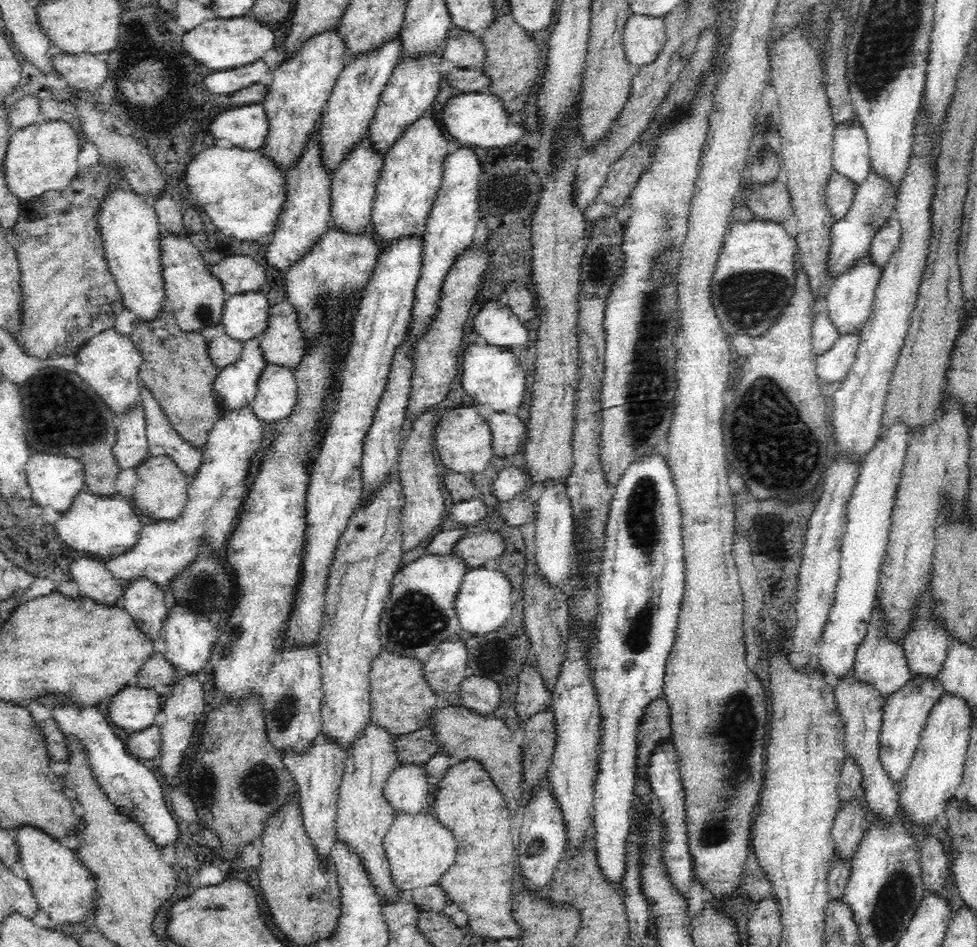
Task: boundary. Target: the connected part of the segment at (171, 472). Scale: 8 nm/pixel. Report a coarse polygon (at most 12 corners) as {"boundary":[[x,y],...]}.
{"boundary":[[169,456],[137,466],[132,505],[151,522],[178,518],[189,483]]}

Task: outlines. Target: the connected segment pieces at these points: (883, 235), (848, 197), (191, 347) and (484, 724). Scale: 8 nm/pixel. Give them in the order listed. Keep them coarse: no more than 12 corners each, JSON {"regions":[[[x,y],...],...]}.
{"regions":[[[891,216],[873,236],[869,253],[882,270],[900,242]],[[832,170],[825,193],[834,221],[848,212],[856,184]],[[139,320],[139,378],[164,418],[205,449],[224,411],[201,332]],[[433,712],[444,752],[480,762],[509,812],[523,806],[524,755],[504,720]]]}

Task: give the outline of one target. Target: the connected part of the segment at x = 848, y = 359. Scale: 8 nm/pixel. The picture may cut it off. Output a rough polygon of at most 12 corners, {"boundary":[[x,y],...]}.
{"boundary":[[862,327],[841,335],[817,358],[820,383],[848,374],[862,340]]}

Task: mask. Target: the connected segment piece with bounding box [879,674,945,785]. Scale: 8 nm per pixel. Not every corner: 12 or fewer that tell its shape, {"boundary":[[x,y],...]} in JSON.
{"boundary":[[937,676],[886,696],[879,760],[902,785],[932,707]]}

